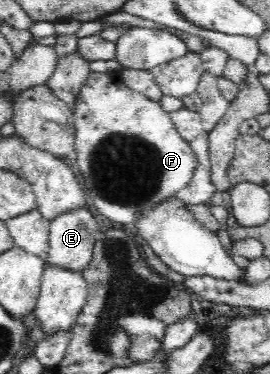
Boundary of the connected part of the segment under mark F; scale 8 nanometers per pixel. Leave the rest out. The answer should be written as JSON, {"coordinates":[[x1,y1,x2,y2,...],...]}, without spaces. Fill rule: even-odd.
{"coordinates":[[91,72,77,96,74,110,75,150,77,166,85,188,93,198,93,206,113,222,137,222,145,210,171,200,185,188,197,170,197,154,175,129,170,114,159,102,131,90,119,76,107,72]]}

